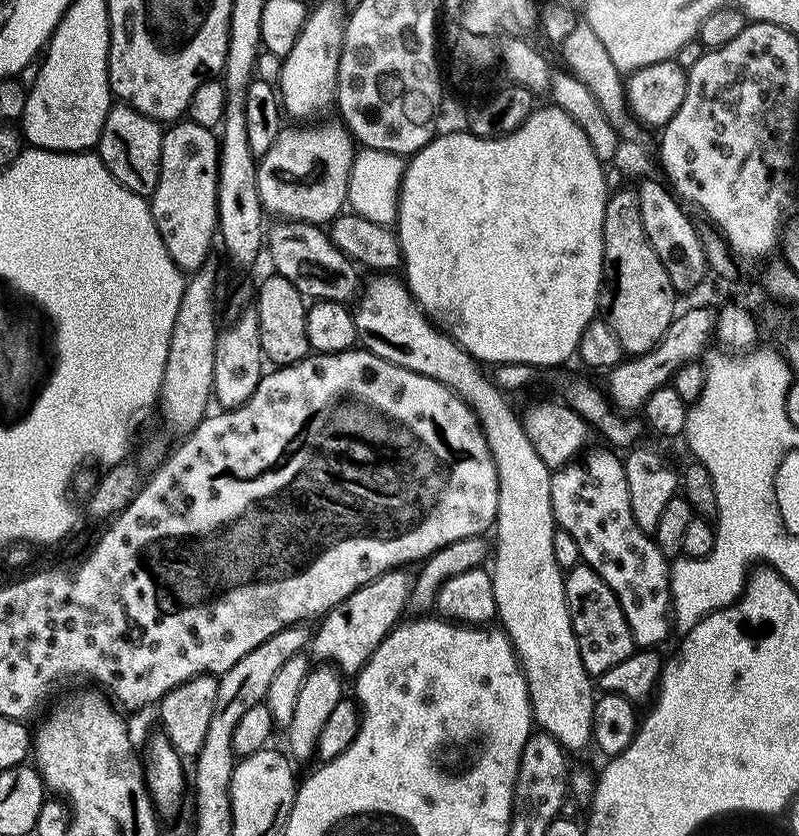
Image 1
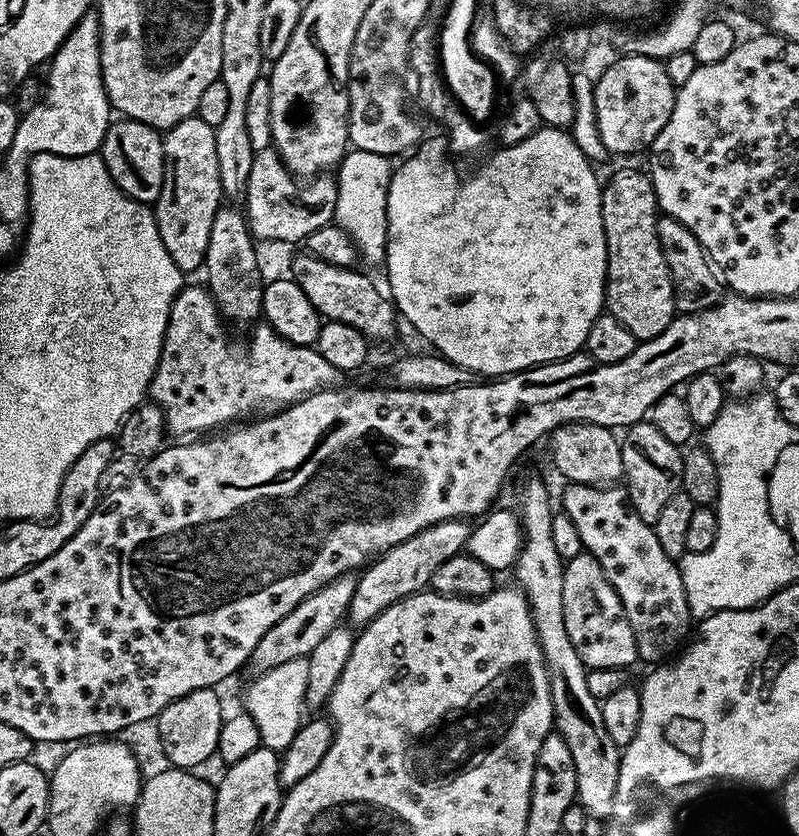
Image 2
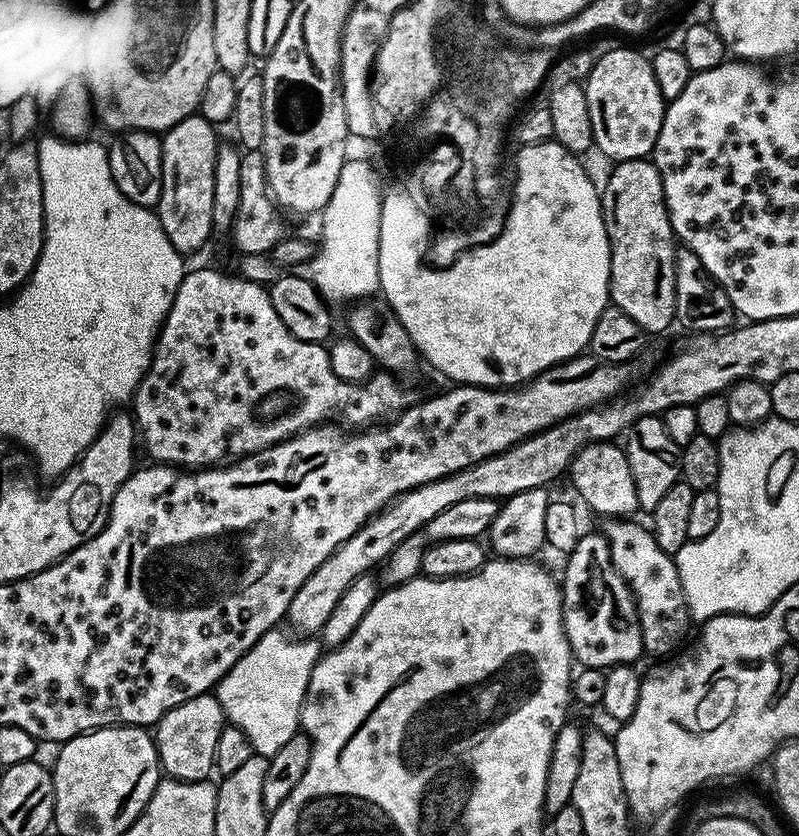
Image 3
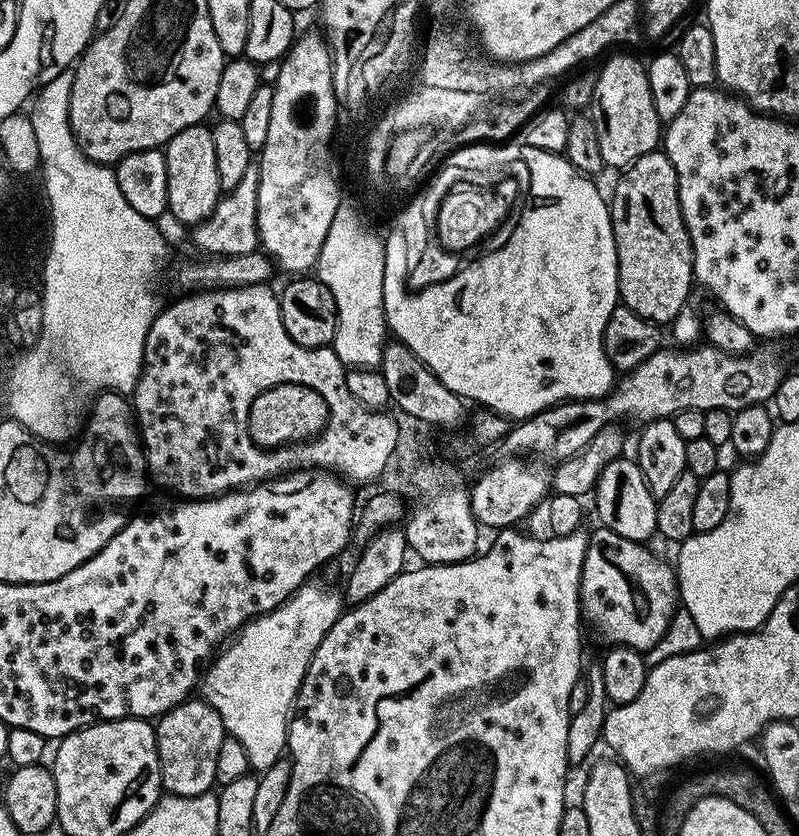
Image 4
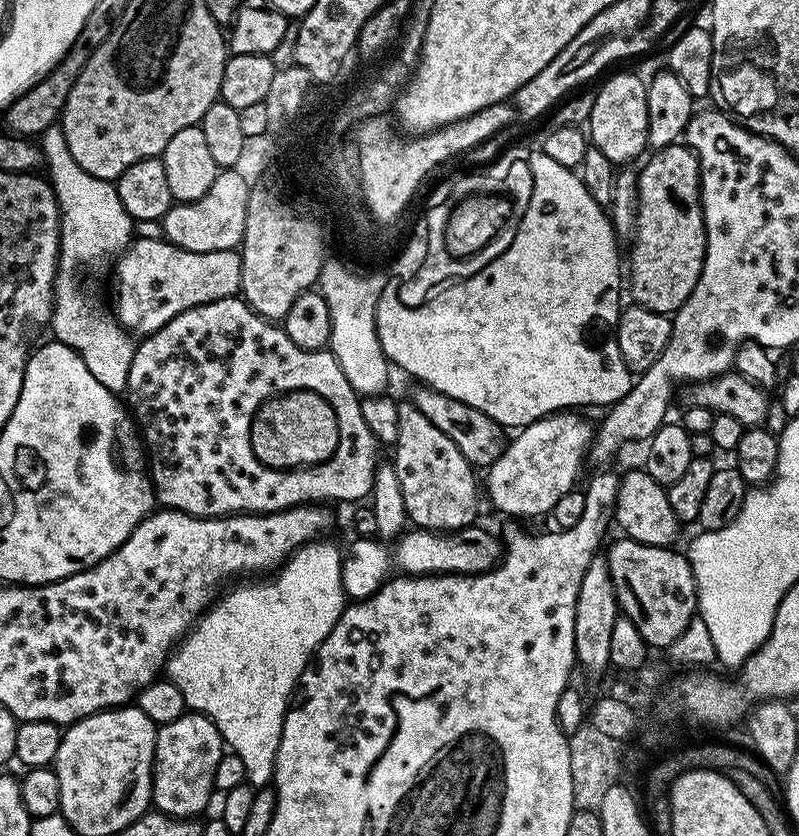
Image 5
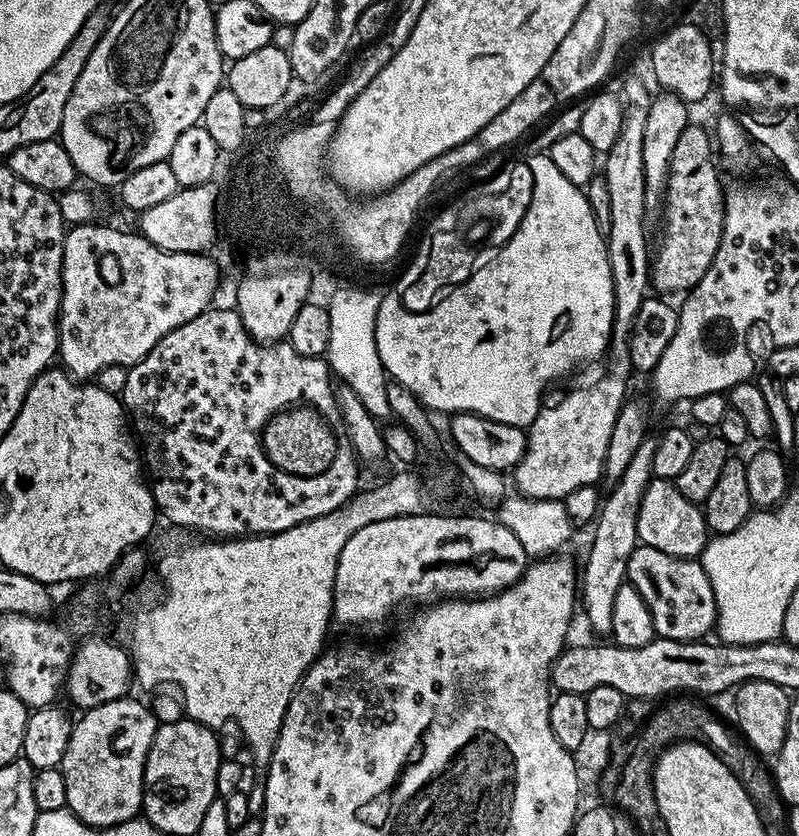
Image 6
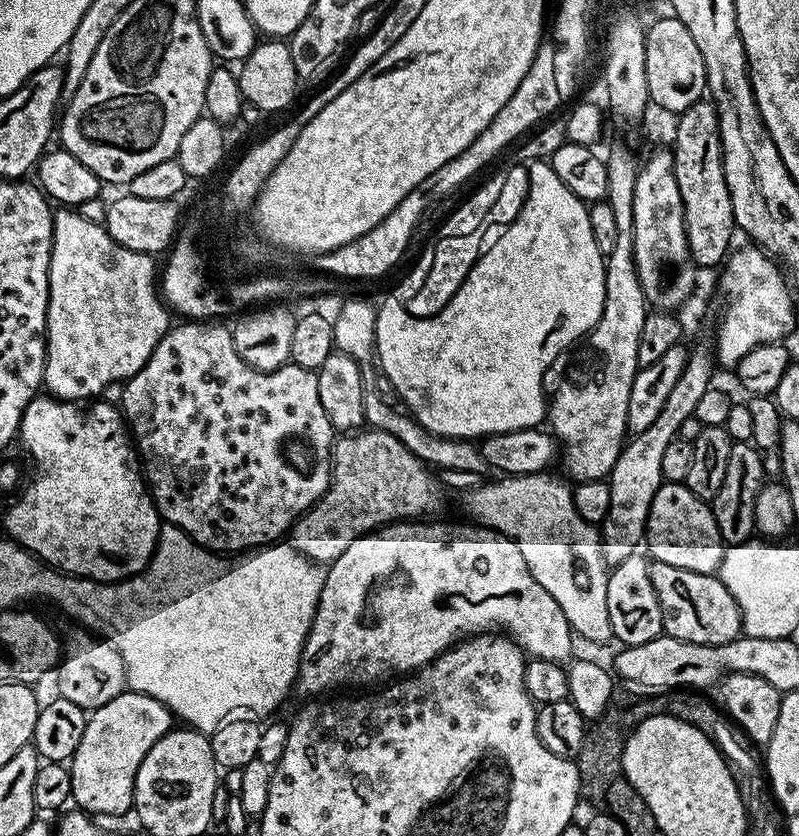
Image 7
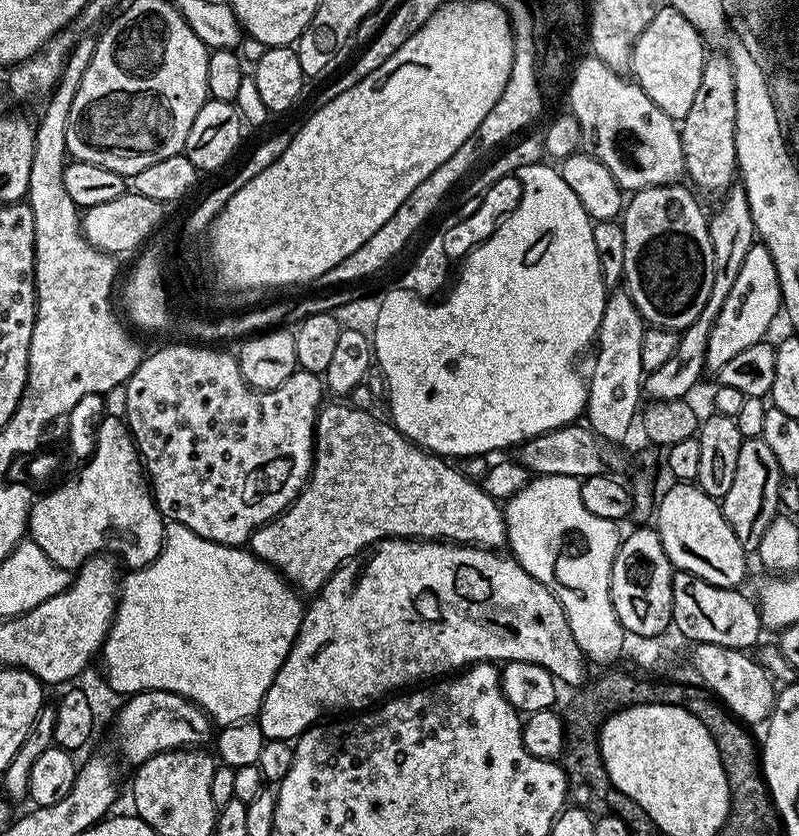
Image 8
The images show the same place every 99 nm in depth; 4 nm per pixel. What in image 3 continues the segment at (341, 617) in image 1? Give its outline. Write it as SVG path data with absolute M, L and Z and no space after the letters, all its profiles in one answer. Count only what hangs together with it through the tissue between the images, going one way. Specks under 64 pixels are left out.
M475 496L466 498L466 502L454 502L454 506L442 510L442 514L430 518L426 526L422 526L413 536L406 538L388 555L382 565L385 585L405 584L421 575L422 558L425 551L433 544L441 544L443 540L474 540L483 537L491 528L496 515L500 513L500 507L501 505L495 500Z

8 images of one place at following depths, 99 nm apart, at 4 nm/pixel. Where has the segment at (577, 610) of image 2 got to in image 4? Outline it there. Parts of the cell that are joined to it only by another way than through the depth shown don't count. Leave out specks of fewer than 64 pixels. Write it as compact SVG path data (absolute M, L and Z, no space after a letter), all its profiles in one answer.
M596 526L596 529L591 529L580 574L580 614L583 623L587 627L589 624L605 640L605 645L632 648L641 654L648 654L667 634L676 608L678 612L678 585L675 567L644 548L647 547L643 543L622 538L622 534L614 534L614 530L609 528Z

